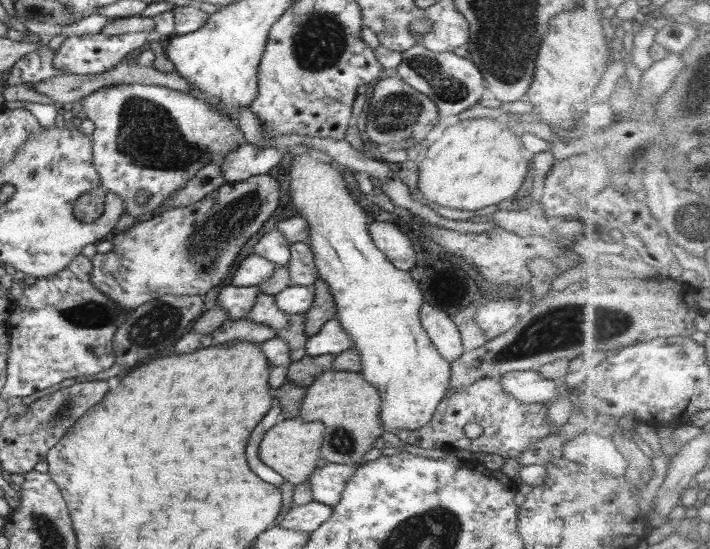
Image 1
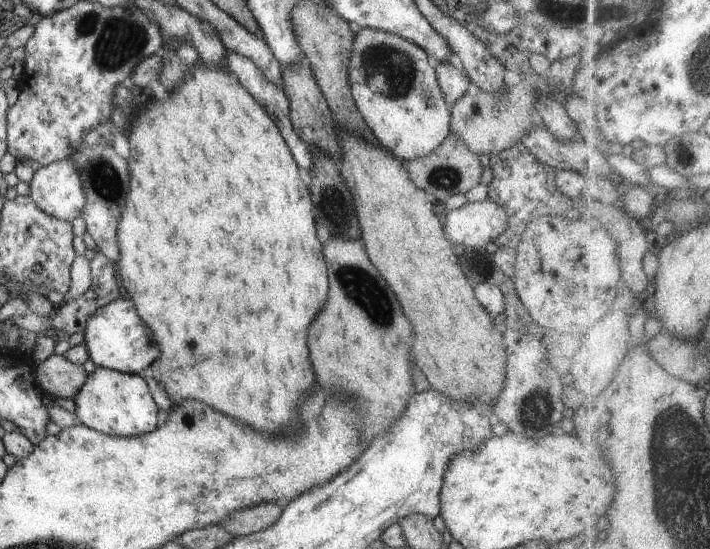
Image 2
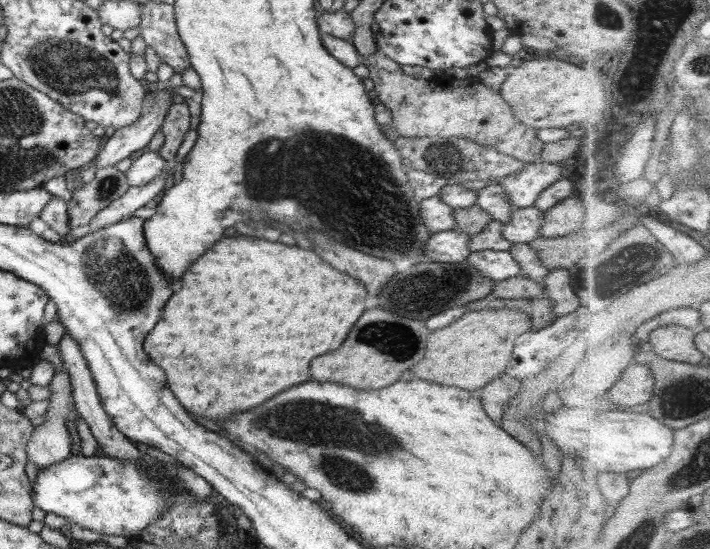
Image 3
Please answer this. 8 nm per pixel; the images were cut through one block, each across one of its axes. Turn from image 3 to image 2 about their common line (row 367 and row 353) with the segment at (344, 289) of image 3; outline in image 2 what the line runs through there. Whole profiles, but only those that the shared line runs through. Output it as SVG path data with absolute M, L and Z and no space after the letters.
M199 60L198 66L192 68L186 76L186 80L182 84L178 84L178 88L170 94L168 92L168 97L165 100L160 100L155 98L151 103L147 104L148 108L140 110L138 118L134 120L134 126L132 126L132 132L130 132L130 176L132 176L132 184L128 188L128 194L126 194L126 204L124 206L124 212L118 220L118 250L120 250L120 256L116 260L116 267L120 270L120 279L128 294L128 298L134 302L134 308L138 313L138 316L144 320L144 324L150 328L152 334L152 340L158 344L160 348L160 358L142 372L142 378L154 377L159 382L164 385L164 390L168 394L168 398L172 400L172 404L182 404L184 400L198 400L198 402L204 402L208 404L210 408L216 408L218 412L226 414L226 416L232 416L234 420L254 428L256 432L260 434L284 434L284 436L290 436L294 432L298 432L298 426L300 426L300 412L298 412L298 406L302 402L302 398L316 386L316 378L314 378L314 370L312 370L312 364L308 360L308 346L306 346L306 338L308 338L308 328L310 324L314 322L314 318L320 314L320 310L324 308L326 300L328 300L328 270L326 270L326 262L324 262L324 256L322 256L322 242L318 240L316 236L316 219L315 213L313 210L314 204L312 204L312 199L310 196L310 189L304 183L304 180L300 178L299 166L292 152L288 148L286 141L283 139L283 136L280 134L280 130L276 126L274 119L266 112L262 104L258 104L250 92L240 84L239 80L236 78L236 75L232 71L228 71L226 67L218 68L218 66L208 66L208 62L204 64L202 60Z

